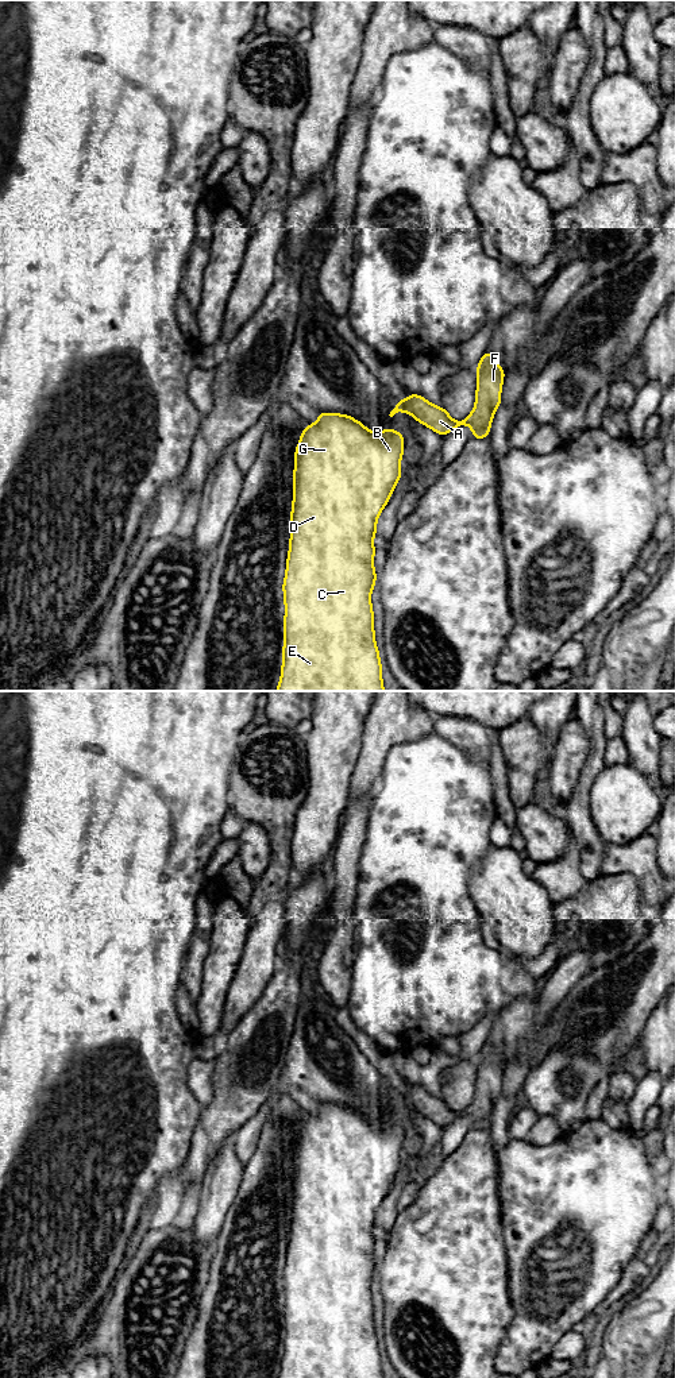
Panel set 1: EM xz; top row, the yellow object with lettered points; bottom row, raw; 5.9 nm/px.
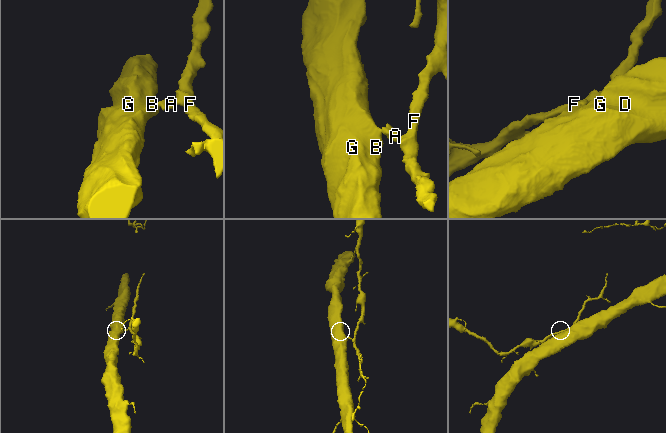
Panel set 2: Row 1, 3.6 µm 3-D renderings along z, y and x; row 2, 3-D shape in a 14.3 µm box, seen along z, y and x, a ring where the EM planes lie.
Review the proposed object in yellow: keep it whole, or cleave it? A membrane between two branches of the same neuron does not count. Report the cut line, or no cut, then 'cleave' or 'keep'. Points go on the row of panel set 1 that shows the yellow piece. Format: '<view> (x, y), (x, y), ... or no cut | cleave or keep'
xz (404, 401), (405, 409) | cleave

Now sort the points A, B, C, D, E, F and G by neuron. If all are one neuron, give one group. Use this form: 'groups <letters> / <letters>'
groups A F / B C D E G

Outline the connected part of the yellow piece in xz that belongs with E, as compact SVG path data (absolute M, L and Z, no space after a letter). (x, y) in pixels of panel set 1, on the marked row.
M319 412L317 422L309 422L301 432L300 443L294 452L290 540L285 579L282 583L285 602L282 668L275 691L385 691L382 664L375 644L374 613L371 606L371 590L375 587L377 580L377 572L374 571L374 553L377 548L373 544L373 539L377 536L377 520L390 501L392 493L401 478L402 470L400 462L402 456L402 433L392 428L385 428L381 433L374 433L348 414Z

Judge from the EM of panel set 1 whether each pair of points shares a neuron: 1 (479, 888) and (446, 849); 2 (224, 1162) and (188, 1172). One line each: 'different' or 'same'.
1: different
2: different

